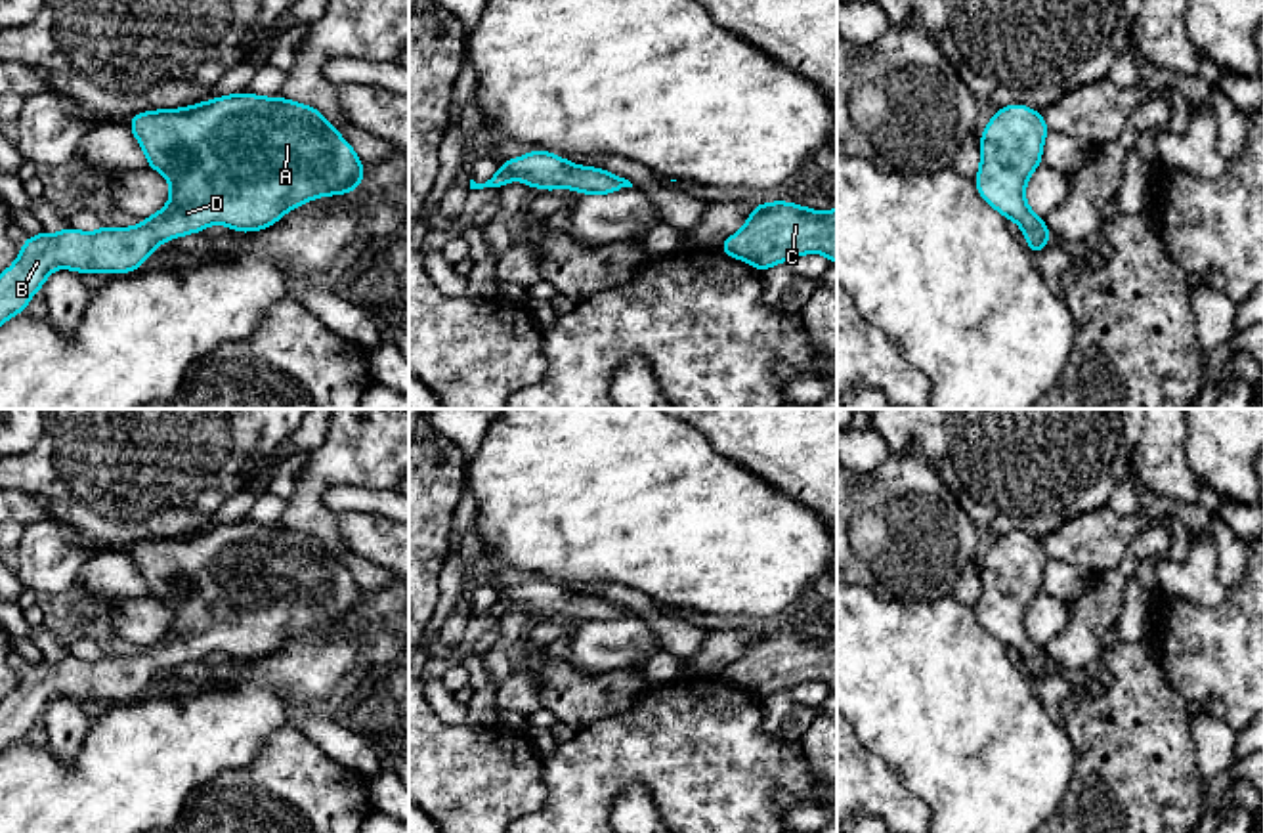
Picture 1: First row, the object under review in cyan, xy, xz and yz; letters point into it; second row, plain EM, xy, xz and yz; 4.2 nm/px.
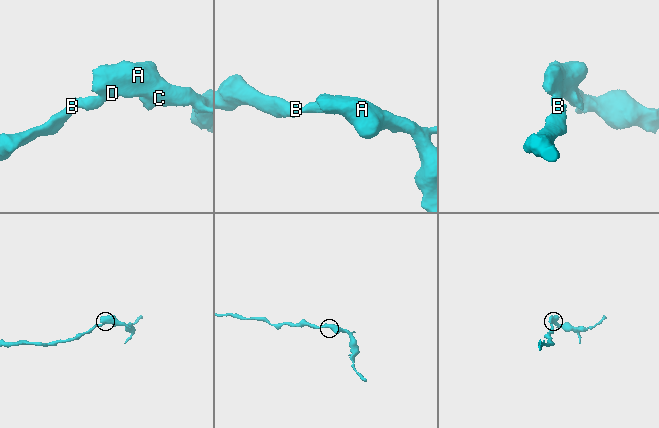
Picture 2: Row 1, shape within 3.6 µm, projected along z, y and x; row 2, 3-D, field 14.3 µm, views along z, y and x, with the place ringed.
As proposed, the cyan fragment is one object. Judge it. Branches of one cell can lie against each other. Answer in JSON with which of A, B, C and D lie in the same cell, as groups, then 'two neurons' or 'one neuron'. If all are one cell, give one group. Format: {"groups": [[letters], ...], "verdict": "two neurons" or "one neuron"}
{"groups": [["A", "B", "C", "D"]], "verdict": "one neuron"}

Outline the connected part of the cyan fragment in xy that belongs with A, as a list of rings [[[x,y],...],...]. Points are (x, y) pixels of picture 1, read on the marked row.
[[[231,94],[183,109],[145,111],[130,118],[130,130],[143,147],[147,166],[170,182],[170,201],[162,210],[136,227],[99,227],[94,233],[67,225],[57,235],[46,231],[29,237],[21,245],[19,258],[0,275],[0,325],[25,311],[38,288],[54,269],[65,267],[78,273],[130,273],[138,269],[161,243],[182,235],[201,233],[212,224],[224,224],[233,231],[258,231],[279,222],[290,208],[315,197],[346,195],[363,185],[363,162],[352,145],[325,117],[281,96],[260,97],[254,94]]]

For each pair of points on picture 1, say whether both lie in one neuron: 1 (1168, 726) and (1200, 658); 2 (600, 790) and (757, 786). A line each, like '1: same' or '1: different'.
1: different
2: same

